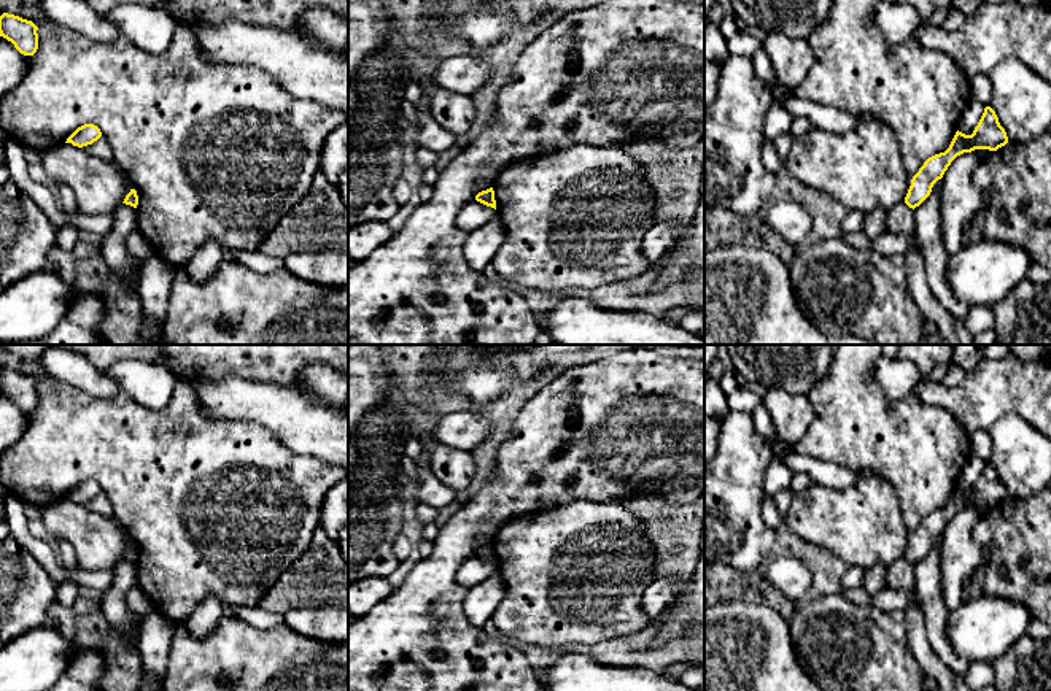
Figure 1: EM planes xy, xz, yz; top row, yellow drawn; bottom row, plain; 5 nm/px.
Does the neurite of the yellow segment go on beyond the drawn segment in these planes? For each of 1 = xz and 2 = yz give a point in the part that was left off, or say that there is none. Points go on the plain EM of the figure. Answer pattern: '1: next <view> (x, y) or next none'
1: next none
2: next none

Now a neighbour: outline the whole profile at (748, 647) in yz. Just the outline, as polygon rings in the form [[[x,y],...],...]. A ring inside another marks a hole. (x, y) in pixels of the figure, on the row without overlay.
[[[754,602],[704,610],[704,691],[828,691],[798,662],[789,620]]]

